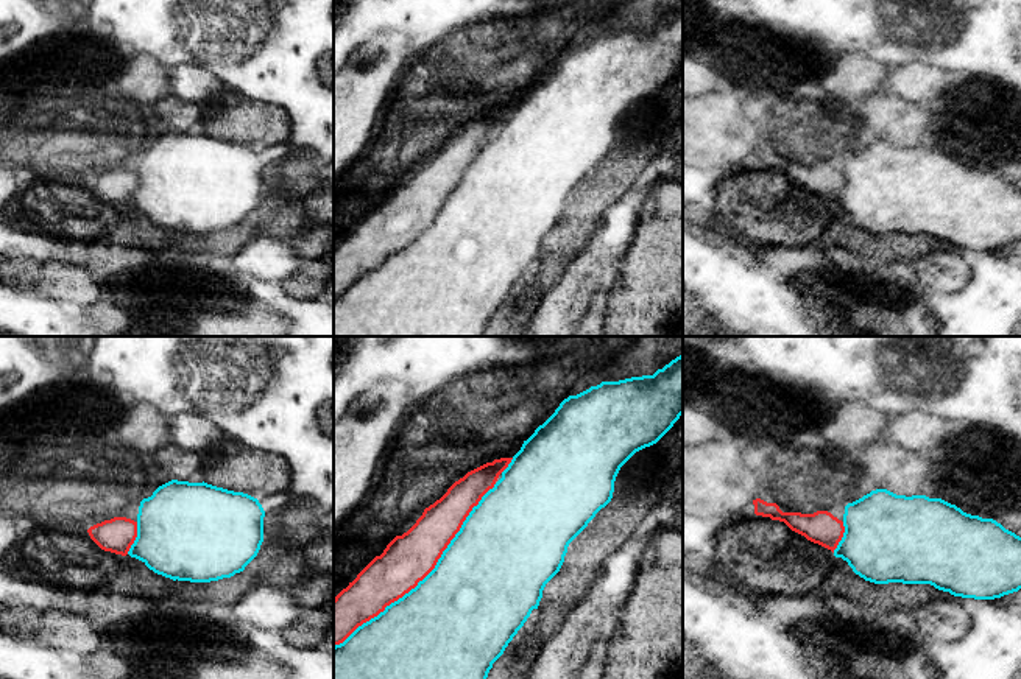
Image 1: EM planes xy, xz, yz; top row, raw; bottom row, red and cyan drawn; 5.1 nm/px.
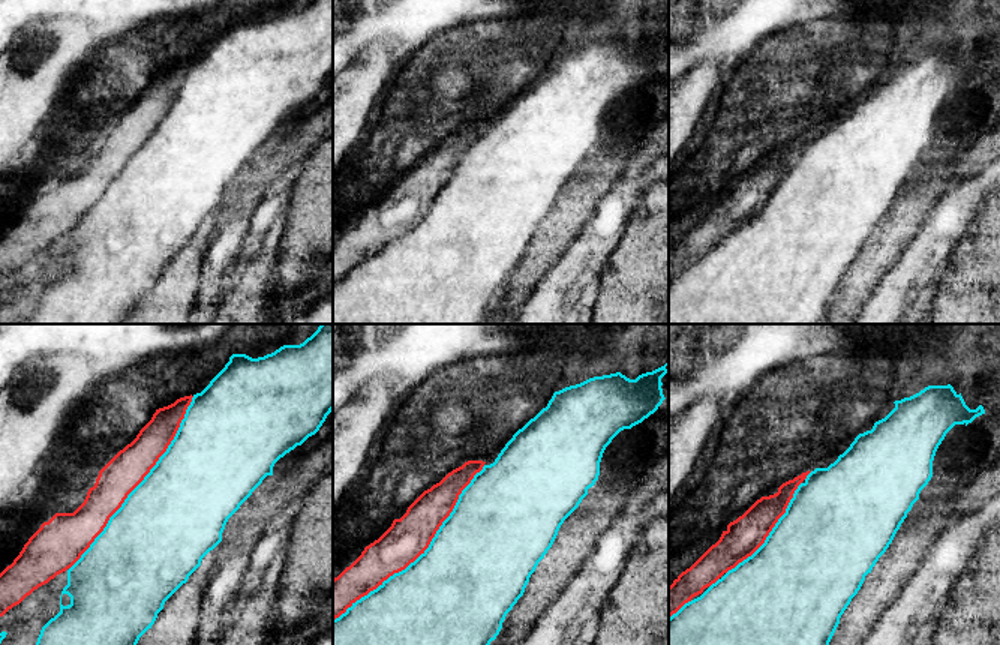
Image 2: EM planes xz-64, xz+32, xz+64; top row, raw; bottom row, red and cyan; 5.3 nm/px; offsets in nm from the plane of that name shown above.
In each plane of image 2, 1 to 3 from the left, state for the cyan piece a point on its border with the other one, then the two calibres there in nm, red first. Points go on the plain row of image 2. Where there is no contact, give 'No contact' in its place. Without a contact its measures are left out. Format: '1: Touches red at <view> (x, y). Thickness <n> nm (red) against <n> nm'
1: Touches red at xz-64 (140, 146). Thickness 200 nm (red) against 500 nm
2: Touches red at xz+32 (420, 218). Thickness 220 nm (red) against 500 nm
3: Touches red at xz+64 (771, 194). Thickness 200 nm (red) against 500 nm

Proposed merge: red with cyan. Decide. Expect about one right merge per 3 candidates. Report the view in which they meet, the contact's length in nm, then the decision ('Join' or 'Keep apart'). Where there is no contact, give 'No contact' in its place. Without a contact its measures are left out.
Touches red in xz. Shared border 1200 nm. Keep apart

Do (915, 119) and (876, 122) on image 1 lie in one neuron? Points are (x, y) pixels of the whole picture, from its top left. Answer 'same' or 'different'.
same

